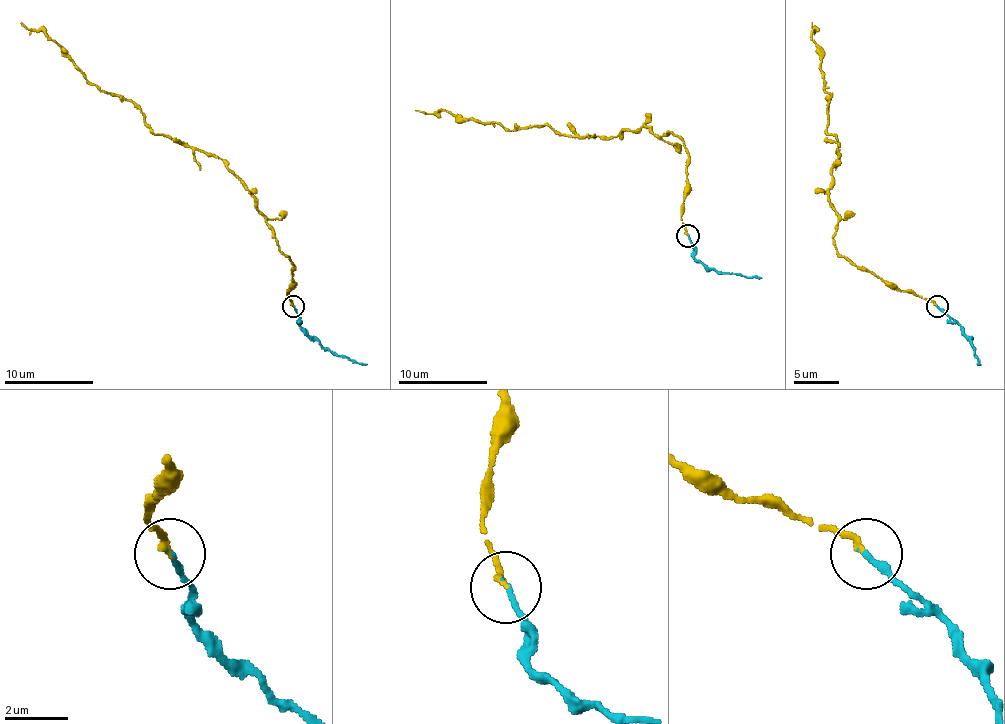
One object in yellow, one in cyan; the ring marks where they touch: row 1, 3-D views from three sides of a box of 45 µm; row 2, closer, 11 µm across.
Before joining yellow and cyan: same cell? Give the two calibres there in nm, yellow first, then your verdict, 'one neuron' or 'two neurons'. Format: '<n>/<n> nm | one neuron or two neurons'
200/180 nm | one neuron

